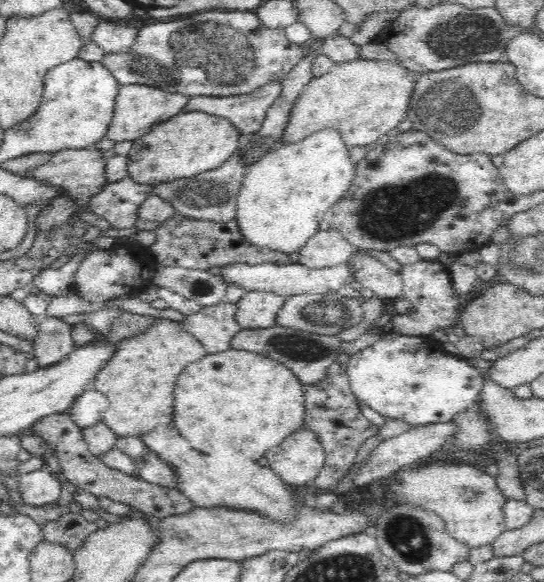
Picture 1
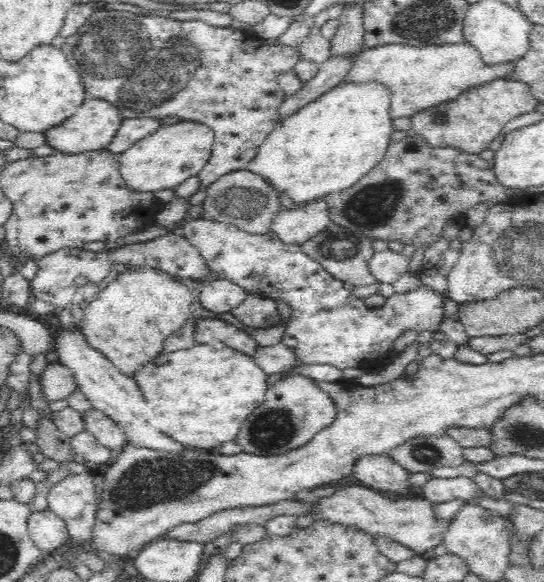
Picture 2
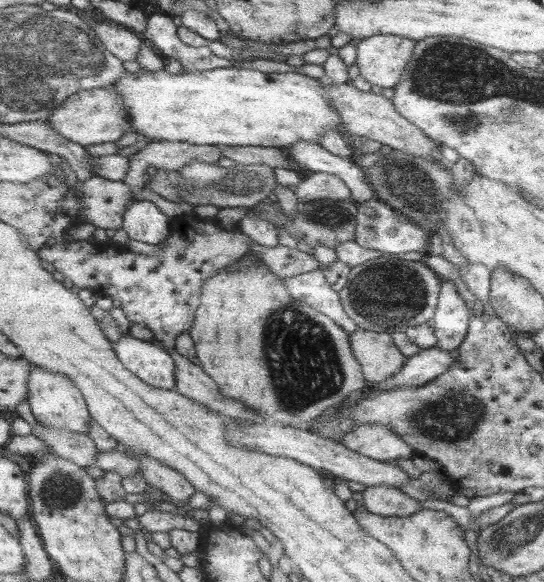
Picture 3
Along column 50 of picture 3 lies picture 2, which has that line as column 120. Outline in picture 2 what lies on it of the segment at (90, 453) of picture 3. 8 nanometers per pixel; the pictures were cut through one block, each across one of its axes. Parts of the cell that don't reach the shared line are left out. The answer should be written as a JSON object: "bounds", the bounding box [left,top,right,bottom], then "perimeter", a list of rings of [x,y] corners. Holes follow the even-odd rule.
{"bounds":[83,408,127,455],"perimeter":[[[93,408],[92,411],[83,413],[83,420],[85,430],[90,432],[100,445],[112,450],[115,455],[126,447],[127,437],[124,430],[106,414]]]}

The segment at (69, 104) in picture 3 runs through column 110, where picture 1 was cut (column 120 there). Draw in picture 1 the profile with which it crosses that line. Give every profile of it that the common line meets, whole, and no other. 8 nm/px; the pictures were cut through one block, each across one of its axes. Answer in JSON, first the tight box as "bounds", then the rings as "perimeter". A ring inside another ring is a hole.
{"bounds":[106,84,189,142],"perimeter":[[[129,84],[120,86],[116,96],[114,114],[106,138],[114,142],[136,141],[142,135],[148,134],[155,125],[170,120],[173,116],[182,113],[182,108],[188,104],[189,96],[168,92],[147,84]]]}

